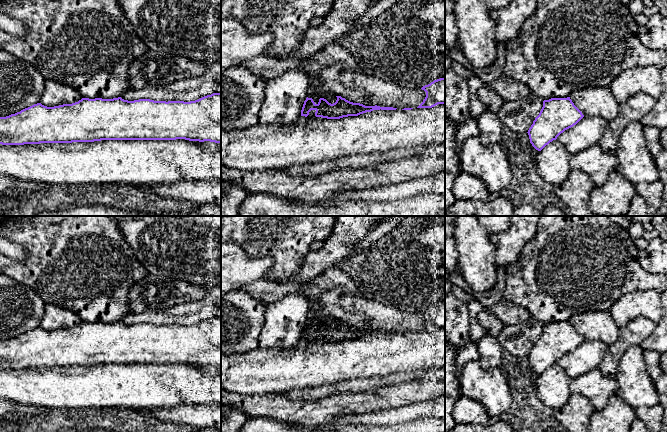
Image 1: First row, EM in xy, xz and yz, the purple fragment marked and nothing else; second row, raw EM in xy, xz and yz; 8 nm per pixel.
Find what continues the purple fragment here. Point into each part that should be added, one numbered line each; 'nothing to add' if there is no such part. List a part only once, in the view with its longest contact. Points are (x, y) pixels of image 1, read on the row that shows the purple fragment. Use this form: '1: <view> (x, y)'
nothing to add

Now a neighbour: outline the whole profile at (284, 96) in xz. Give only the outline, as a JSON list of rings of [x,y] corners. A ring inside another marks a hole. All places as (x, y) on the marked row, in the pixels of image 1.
[[[292,69],[279,77],[267,79],[259,123],[266,125],[295,123],[301,116],[309,90],[309,75],[301,69]]]

